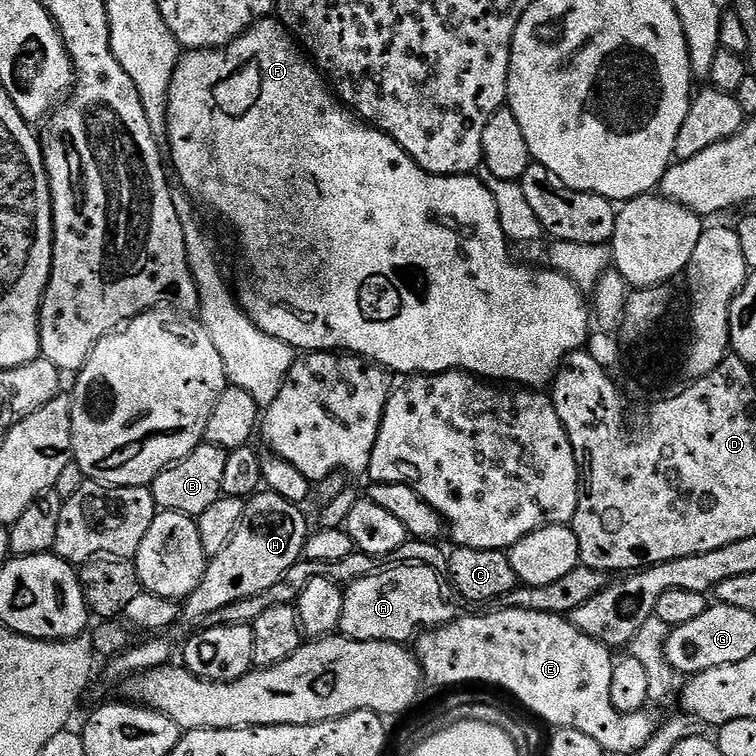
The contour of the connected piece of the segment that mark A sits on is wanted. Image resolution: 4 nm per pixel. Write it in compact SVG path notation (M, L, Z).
M398 564L385 569L344 588L339 631L349 640L381 640L407 645L421 630L440 628L454 619L454 612L444 597L441 573L421 564Z

